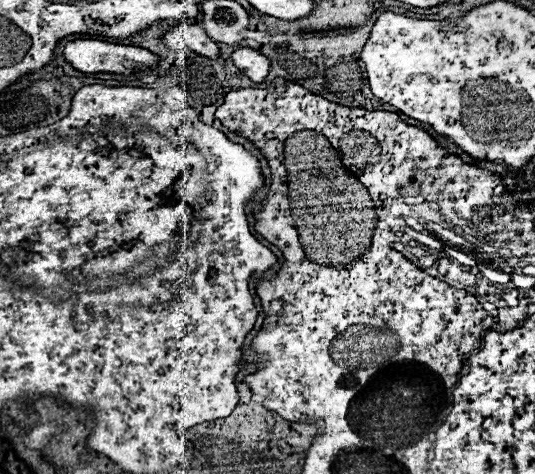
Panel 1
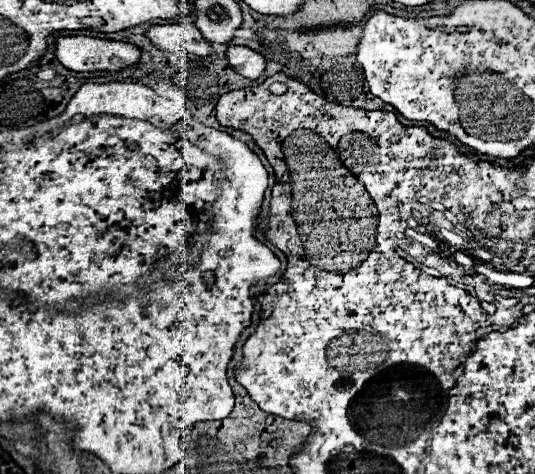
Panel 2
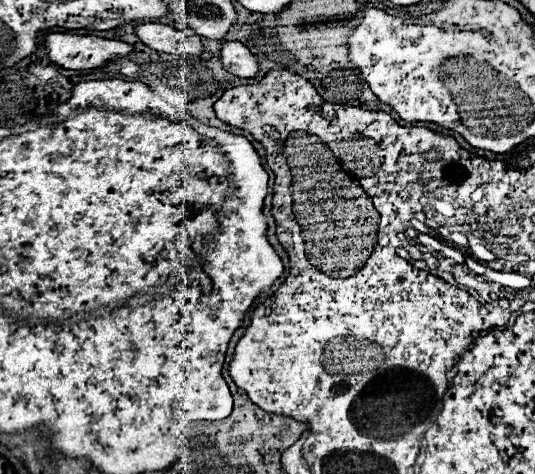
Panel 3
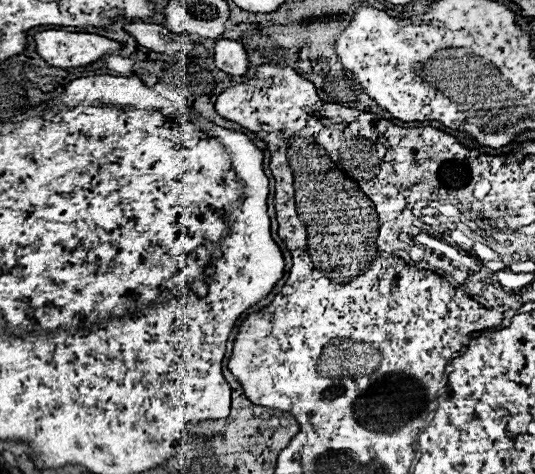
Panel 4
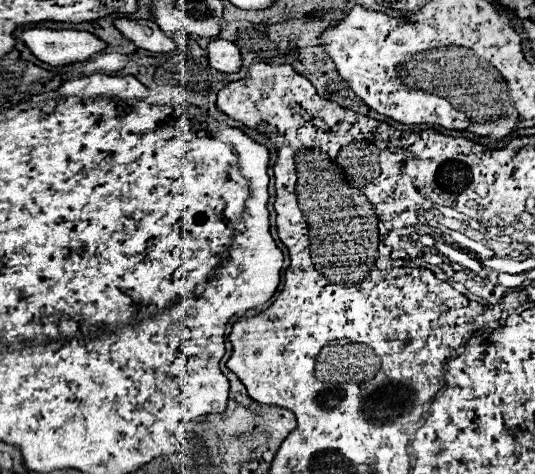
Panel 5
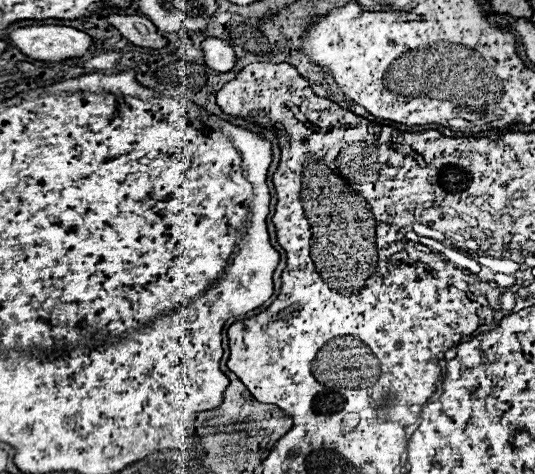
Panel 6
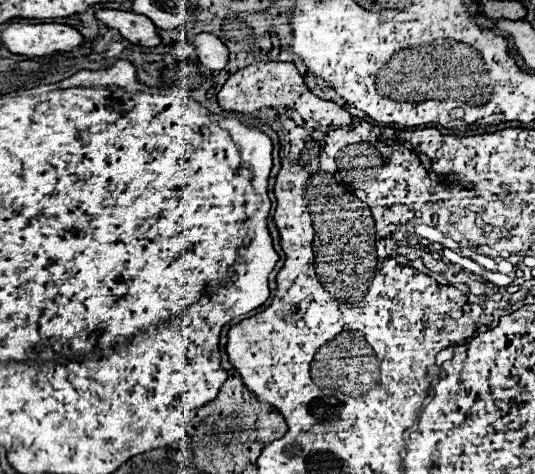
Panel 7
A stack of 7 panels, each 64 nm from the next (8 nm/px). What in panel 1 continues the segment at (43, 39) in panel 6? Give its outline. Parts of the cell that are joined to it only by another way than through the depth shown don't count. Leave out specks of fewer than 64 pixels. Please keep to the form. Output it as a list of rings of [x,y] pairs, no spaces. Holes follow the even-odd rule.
[[[86,38],[66,42],[62,56],[74,70],[86,74],[132,74],[136,70],[146,70],[158,64],[158,56],[154,56],[150,50]]]

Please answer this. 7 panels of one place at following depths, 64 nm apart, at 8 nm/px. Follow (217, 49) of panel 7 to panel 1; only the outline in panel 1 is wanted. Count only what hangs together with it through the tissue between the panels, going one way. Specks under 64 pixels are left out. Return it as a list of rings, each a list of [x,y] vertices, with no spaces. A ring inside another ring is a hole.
[[[236,48],[232,52],[232,62],[244,76],[254,82],[264,82],[270,72],[270,60],[262,52],[252,48]]]

